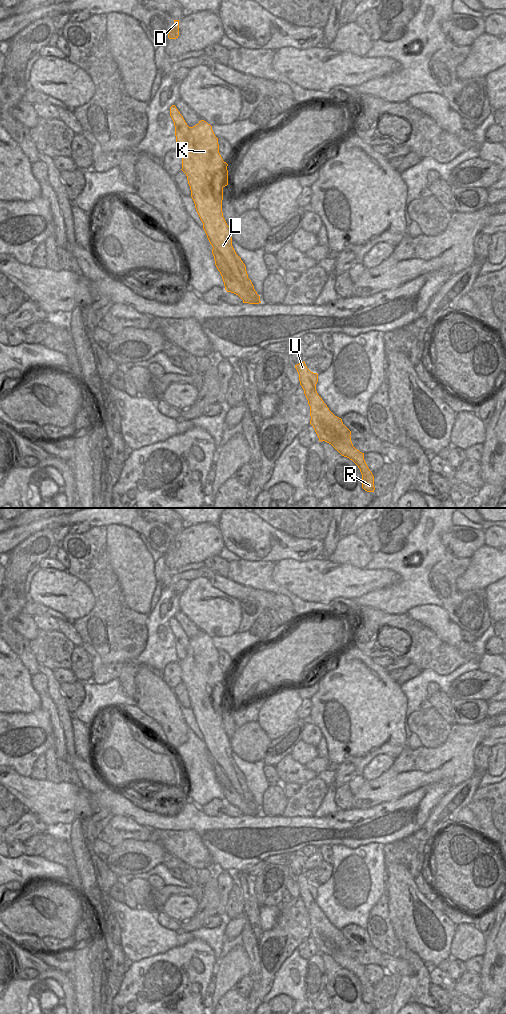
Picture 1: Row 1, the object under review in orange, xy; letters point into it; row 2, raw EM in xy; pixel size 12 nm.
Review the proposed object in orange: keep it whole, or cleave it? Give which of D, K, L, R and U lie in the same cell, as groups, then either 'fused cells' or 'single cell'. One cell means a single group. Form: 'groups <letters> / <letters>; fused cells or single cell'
groups D K L / R U; fused cells

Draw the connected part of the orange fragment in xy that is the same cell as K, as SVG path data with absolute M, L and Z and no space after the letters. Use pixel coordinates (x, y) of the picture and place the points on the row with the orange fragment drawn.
M201 120L198 124L191 127L187 144L184 148L179 148L179 152L182 158L181 170L187 176L191 197L210 244L223 256L236 279L251 295L254 302L249 304L256 304L256 301L260 301L259 295L255 291L251 280L248 278L245 264L236 254L232 246L230 227L223 217L223 188L228 185L228 164L223 161L219 153L218 138L215 136L212 126L206 121Z

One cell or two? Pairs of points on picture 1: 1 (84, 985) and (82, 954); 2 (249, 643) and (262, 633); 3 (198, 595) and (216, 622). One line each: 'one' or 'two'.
1: one
2: two
3: one

